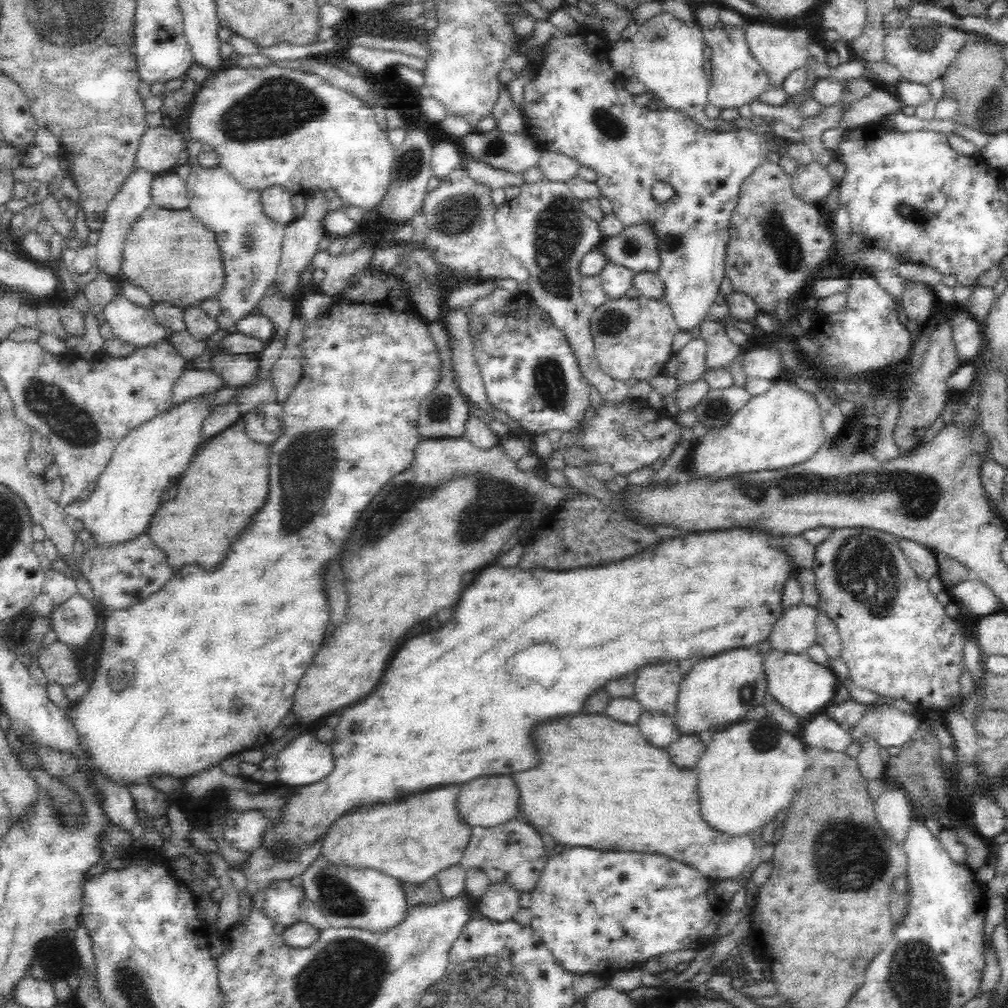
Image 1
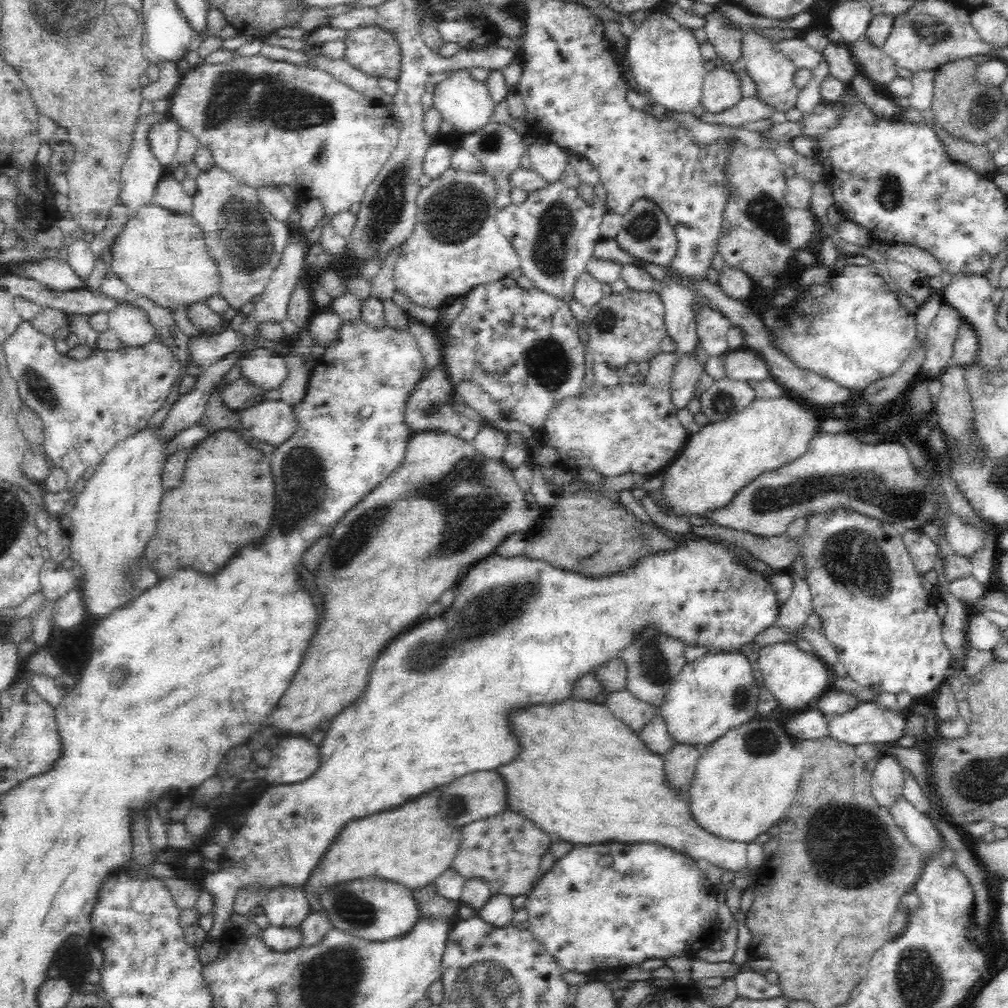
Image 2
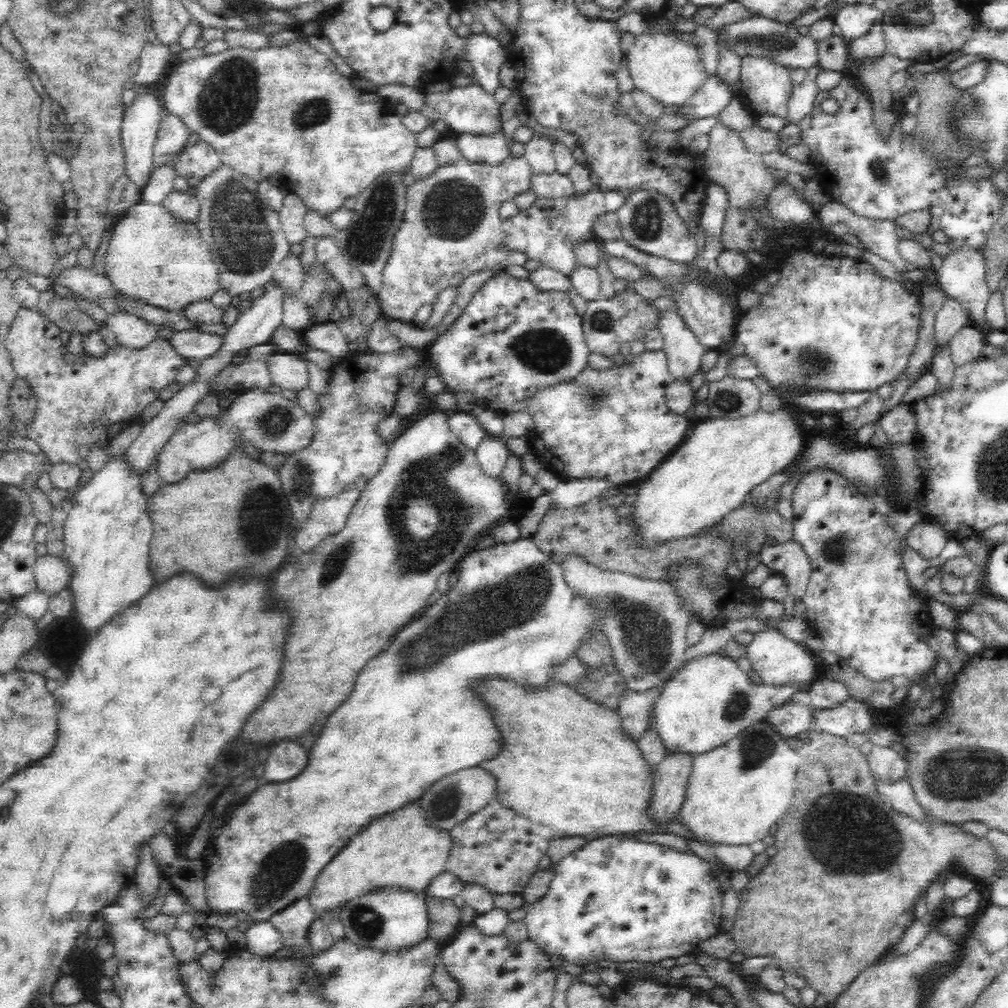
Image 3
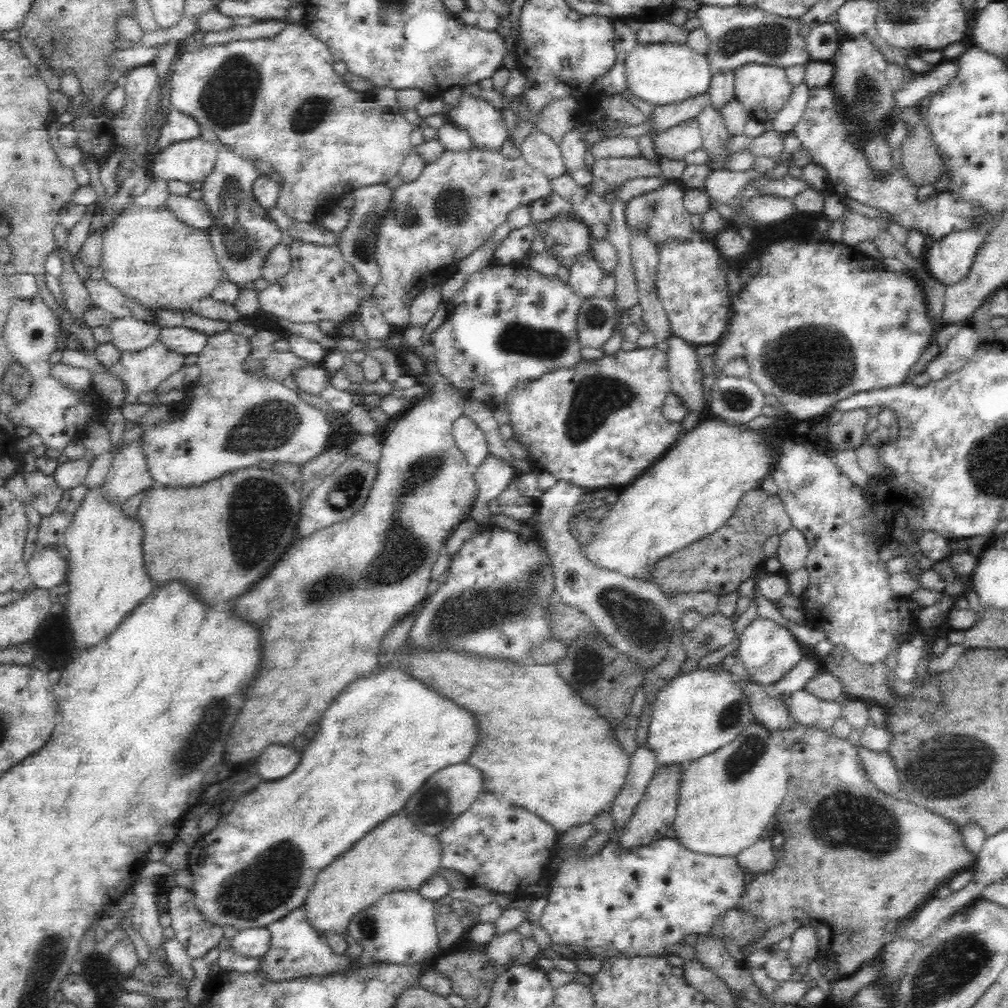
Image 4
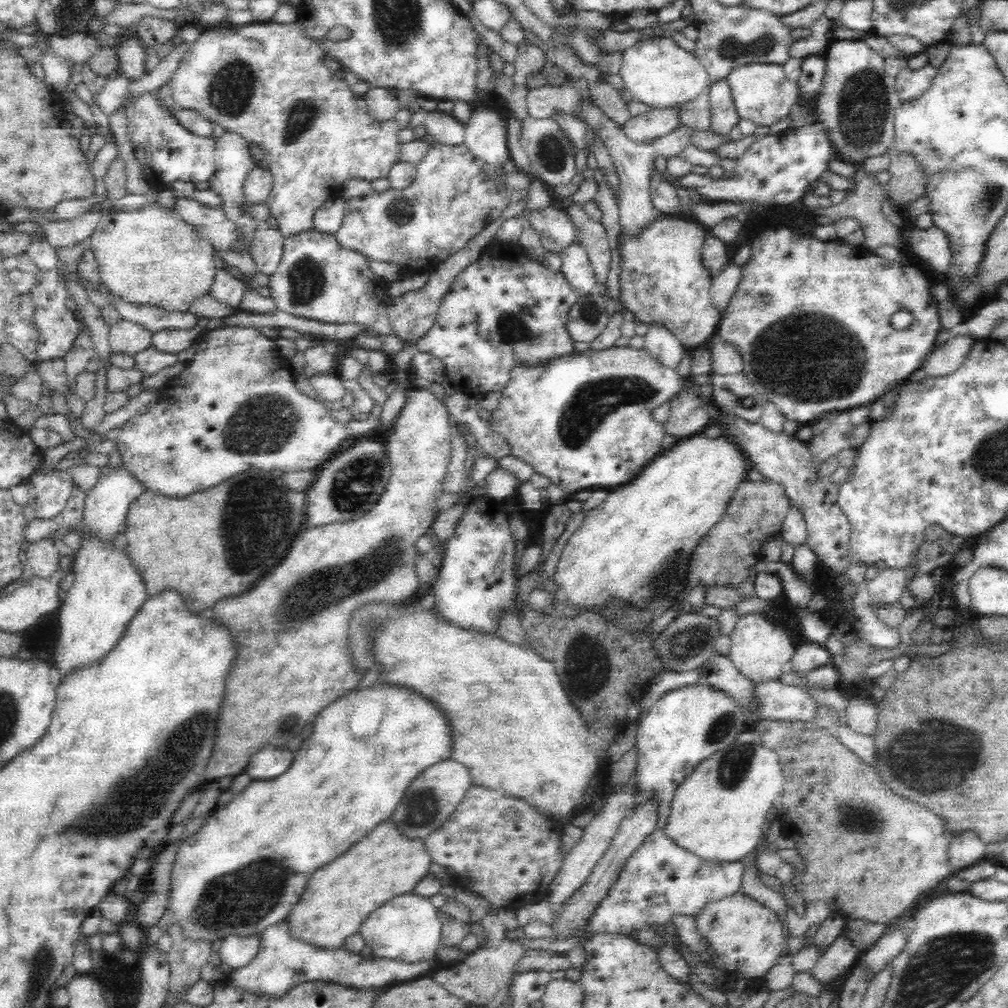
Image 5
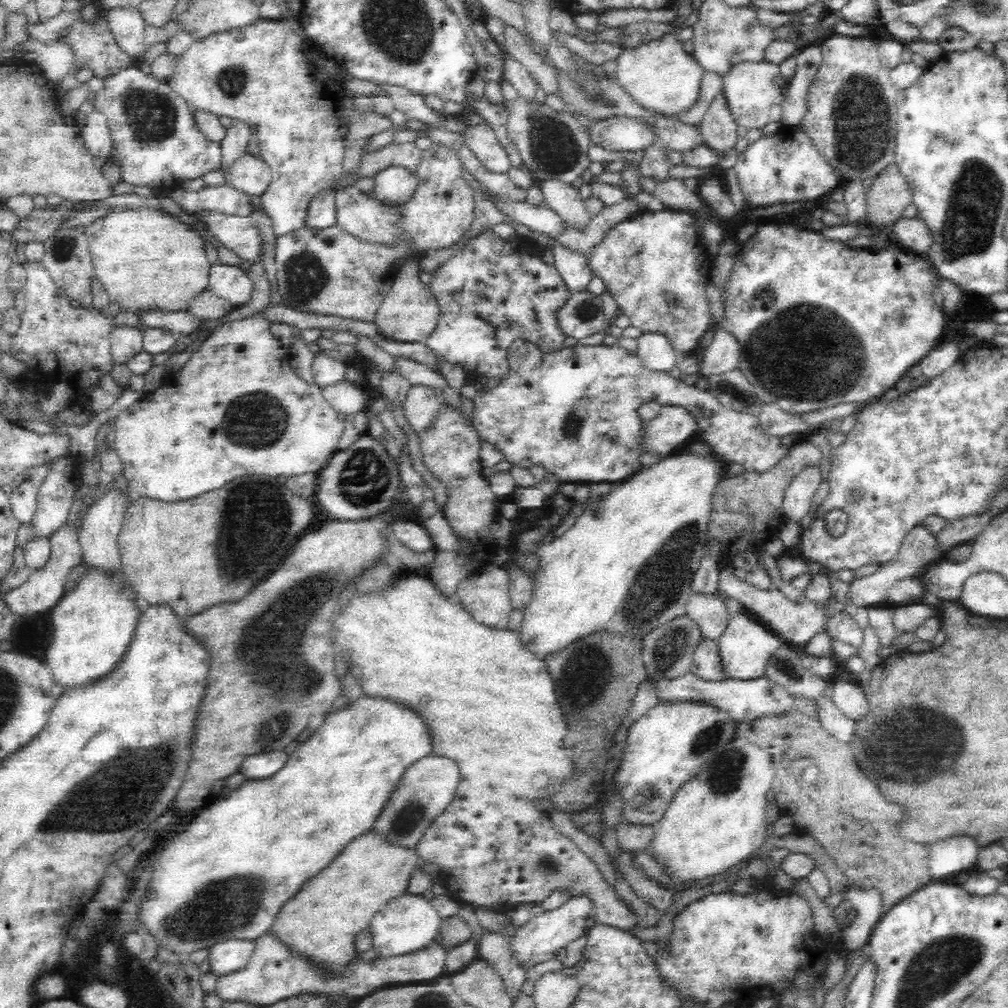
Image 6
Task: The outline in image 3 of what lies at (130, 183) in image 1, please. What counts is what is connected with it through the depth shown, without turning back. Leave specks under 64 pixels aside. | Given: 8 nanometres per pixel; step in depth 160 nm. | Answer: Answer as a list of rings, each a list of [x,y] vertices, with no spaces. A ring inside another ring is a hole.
[[[137,87],[136,100],[124,108],[124,118],[121,125],[121,140],[125,152],[125,172],[130,180],[137,186],[139,192],[146,186],[152,168],[152,148],[157,138],[157,132],[162,123],[162,109],[158,103],[153,87]]]

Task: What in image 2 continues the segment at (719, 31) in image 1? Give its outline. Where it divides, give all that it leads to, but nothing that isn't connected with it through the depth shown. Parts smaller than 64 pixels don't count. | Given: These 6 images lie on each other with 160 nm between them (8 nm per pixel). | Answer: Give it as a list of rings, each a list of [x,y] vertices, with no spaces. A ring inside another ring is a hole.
[[[718,57],[714,70],[707,72],[702,86],[700,105],[716,114],[732,108],[741,98],[740,79],[731,65]]]

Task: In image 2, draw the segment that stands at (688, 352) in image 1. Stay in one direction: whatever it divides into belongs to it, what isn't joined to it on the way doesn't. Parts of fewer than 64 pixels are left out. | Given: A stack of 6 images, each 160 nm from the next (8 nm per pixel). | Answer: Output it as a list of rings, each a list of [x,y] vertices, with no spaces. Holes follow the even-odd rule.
[[[686,355],[678,359],[671,380],[671,399],[677,409],[684,408],[694,398],[693,392],[705,372],[705,366],[695,359],[695,355]]]

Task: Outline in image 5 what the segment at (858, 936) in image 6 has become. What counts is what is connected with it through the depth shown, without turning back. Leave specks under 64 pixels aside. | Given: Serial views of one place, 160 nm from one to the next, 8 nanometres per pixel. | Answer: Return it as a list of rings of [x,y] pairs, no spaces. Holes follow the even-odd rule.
[[[840,935],[830,946],[830,950],[826,951],[824,956],[816,960],[816,965],[811,969],[814,973],[814,977],[818,981],[824,983],[829,979],[832,979],[837,973],[848,973],[858,961],[858,958],[863,953],[863,950],[858,949],[853,940],[846,938],[844,935]]]

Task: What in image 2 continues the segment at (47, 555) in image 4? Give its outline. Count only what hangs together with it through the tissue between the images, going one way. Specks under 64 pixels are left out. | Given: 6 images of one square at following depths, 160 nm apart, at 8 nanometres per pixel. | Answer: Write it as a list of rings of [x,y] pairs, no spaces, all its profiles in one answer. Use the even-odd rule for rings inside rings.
[[[48,559],[44,562],[39,576],[41,590],[45,598],[50,601],[58,601],[64,594],[77,588],[74,583],[76,577],[72,572],[62,567],[62,563]]]

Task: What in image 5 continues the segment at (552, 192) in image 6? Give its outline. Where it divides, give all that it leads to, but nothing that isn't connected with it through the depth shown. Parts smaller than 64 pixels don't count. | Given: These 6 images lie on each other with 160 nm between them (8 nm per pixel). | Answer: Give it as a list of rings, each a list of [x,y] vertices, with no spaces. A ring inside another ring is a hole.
[[[556,193],[557,198],[560,209],[572,222],[575,242],[584,247],[590,259],[596,281],[595,286],[605,284],[611,266],[610,248],[604,226],[600,221],[592,220],[580,202],[574,202],[574,200],[569,200],[568,196]]]

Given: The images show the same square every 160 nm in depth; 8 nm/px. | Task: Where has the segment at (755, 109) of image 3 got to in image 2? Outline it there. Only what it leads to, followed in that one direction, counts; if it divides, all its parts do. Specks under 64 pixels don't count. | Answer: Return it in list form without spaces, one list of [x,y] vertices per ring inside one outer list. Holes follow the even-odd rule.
[[[755,31],[746,32],[743,34],[741,44],[742,58],[746,61],[748,75],[756,83],[758,100],[770,105],[776,111],[786,112],[796,106],[799,88],[793,80],[797,67],[788,56],[775,50],[772,42],[771,38],[760,36]]]

